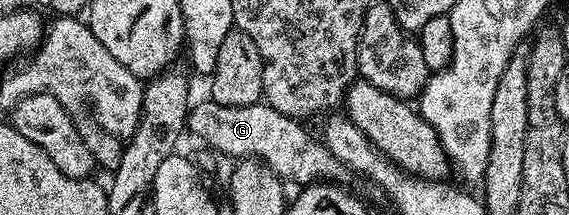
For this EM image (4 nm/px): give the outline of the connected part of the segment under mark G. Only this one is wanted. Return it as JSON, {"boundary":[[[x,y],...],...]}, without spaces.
{"boundary":[[[205,99],[197,105],[197,103],[189,106],[186,115],[186,129],[194,132],[202,141],[207,141],[212,148],[218,153],[227,153],[230,159],[241,159],[243,157],[256,157],[264,162],[276,176],[282,178],[283,182],[289,183],[294,187],[305,187],[315,183],[342,183],[348,176],[348,170],[344,163],[340,163],[340,159],[336,159],[336,155],[332,155],[332,151],[328,151],[326,142],[314,137],[305,129],[301,120],[284,115],[280,111],[276,111],[276,107],[259,103],[257,105],[249,105],[248,107],[228,107],[216,103],[213,99]]]}

